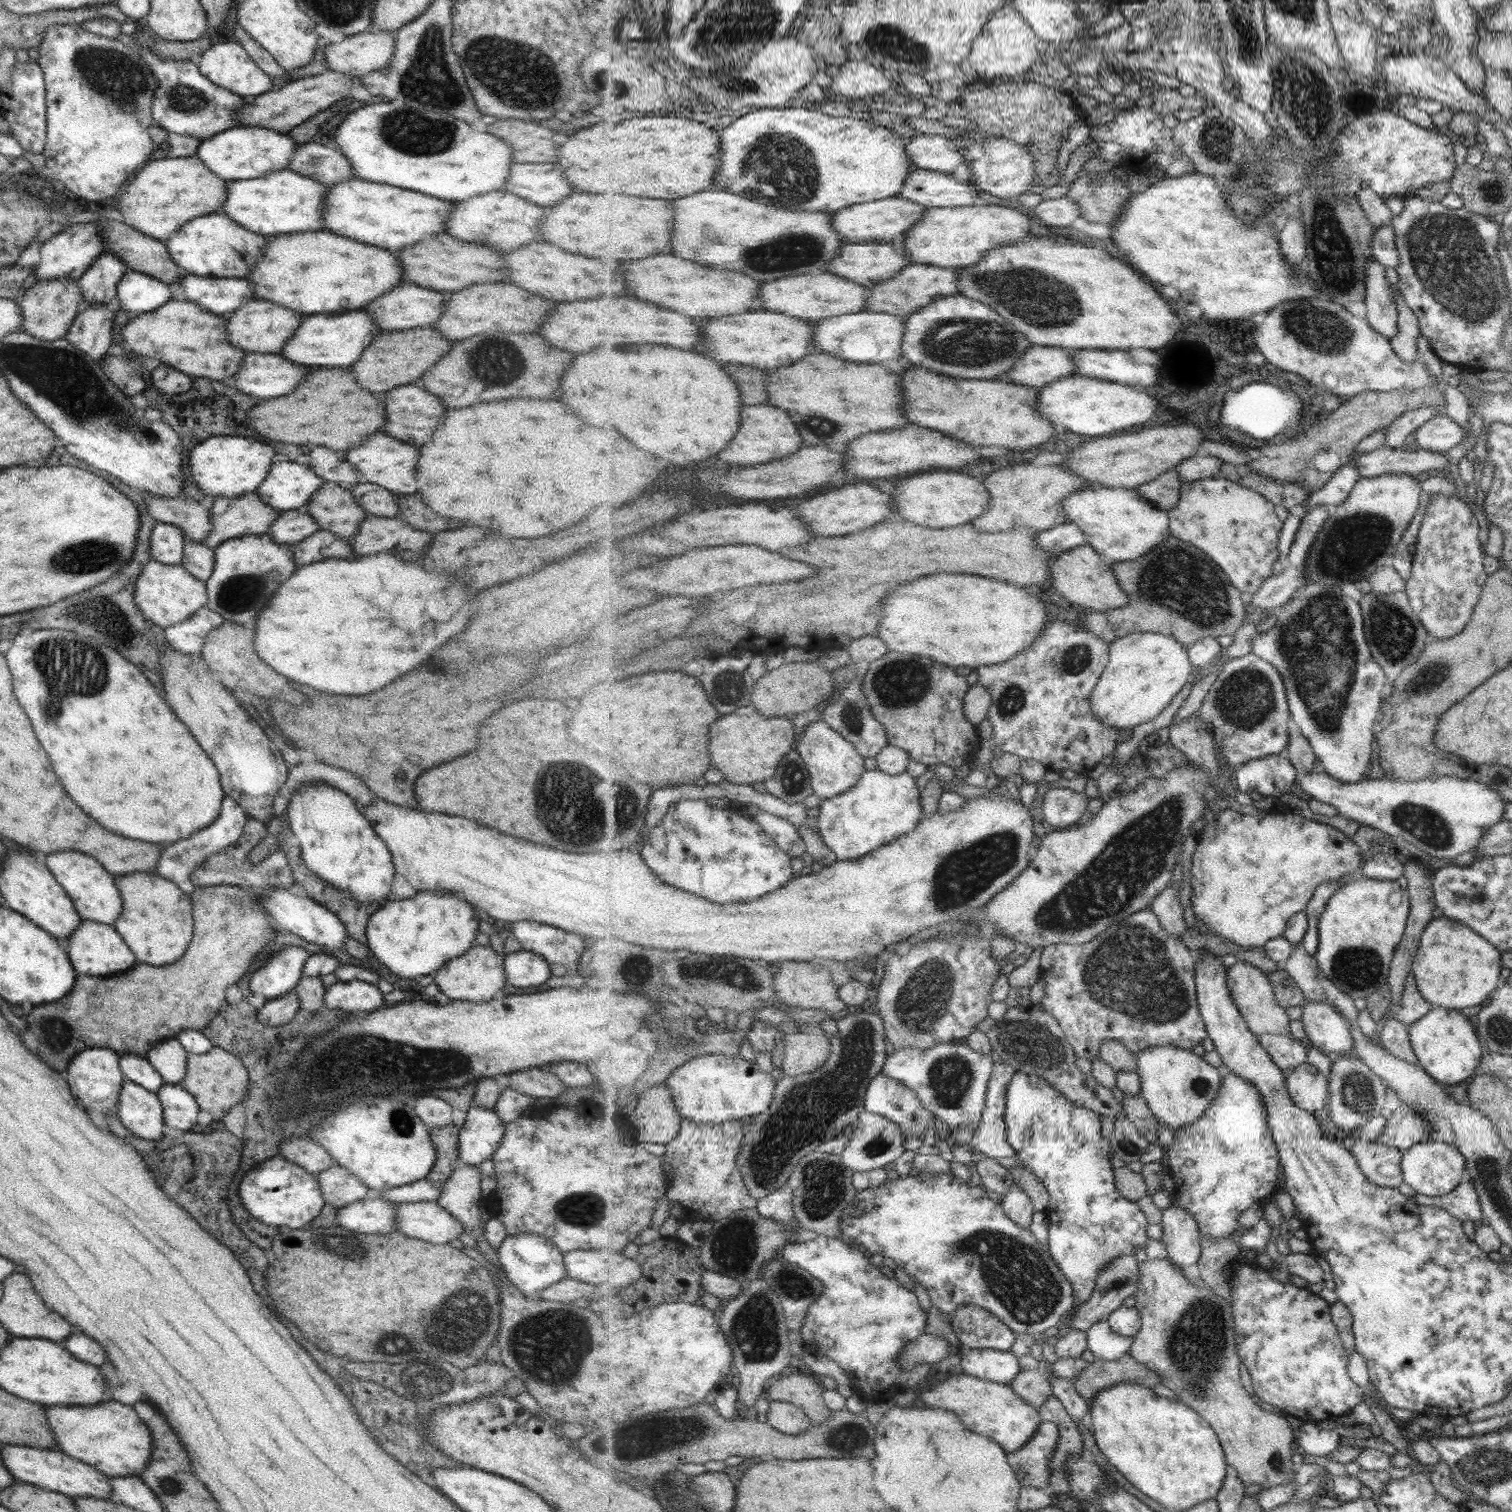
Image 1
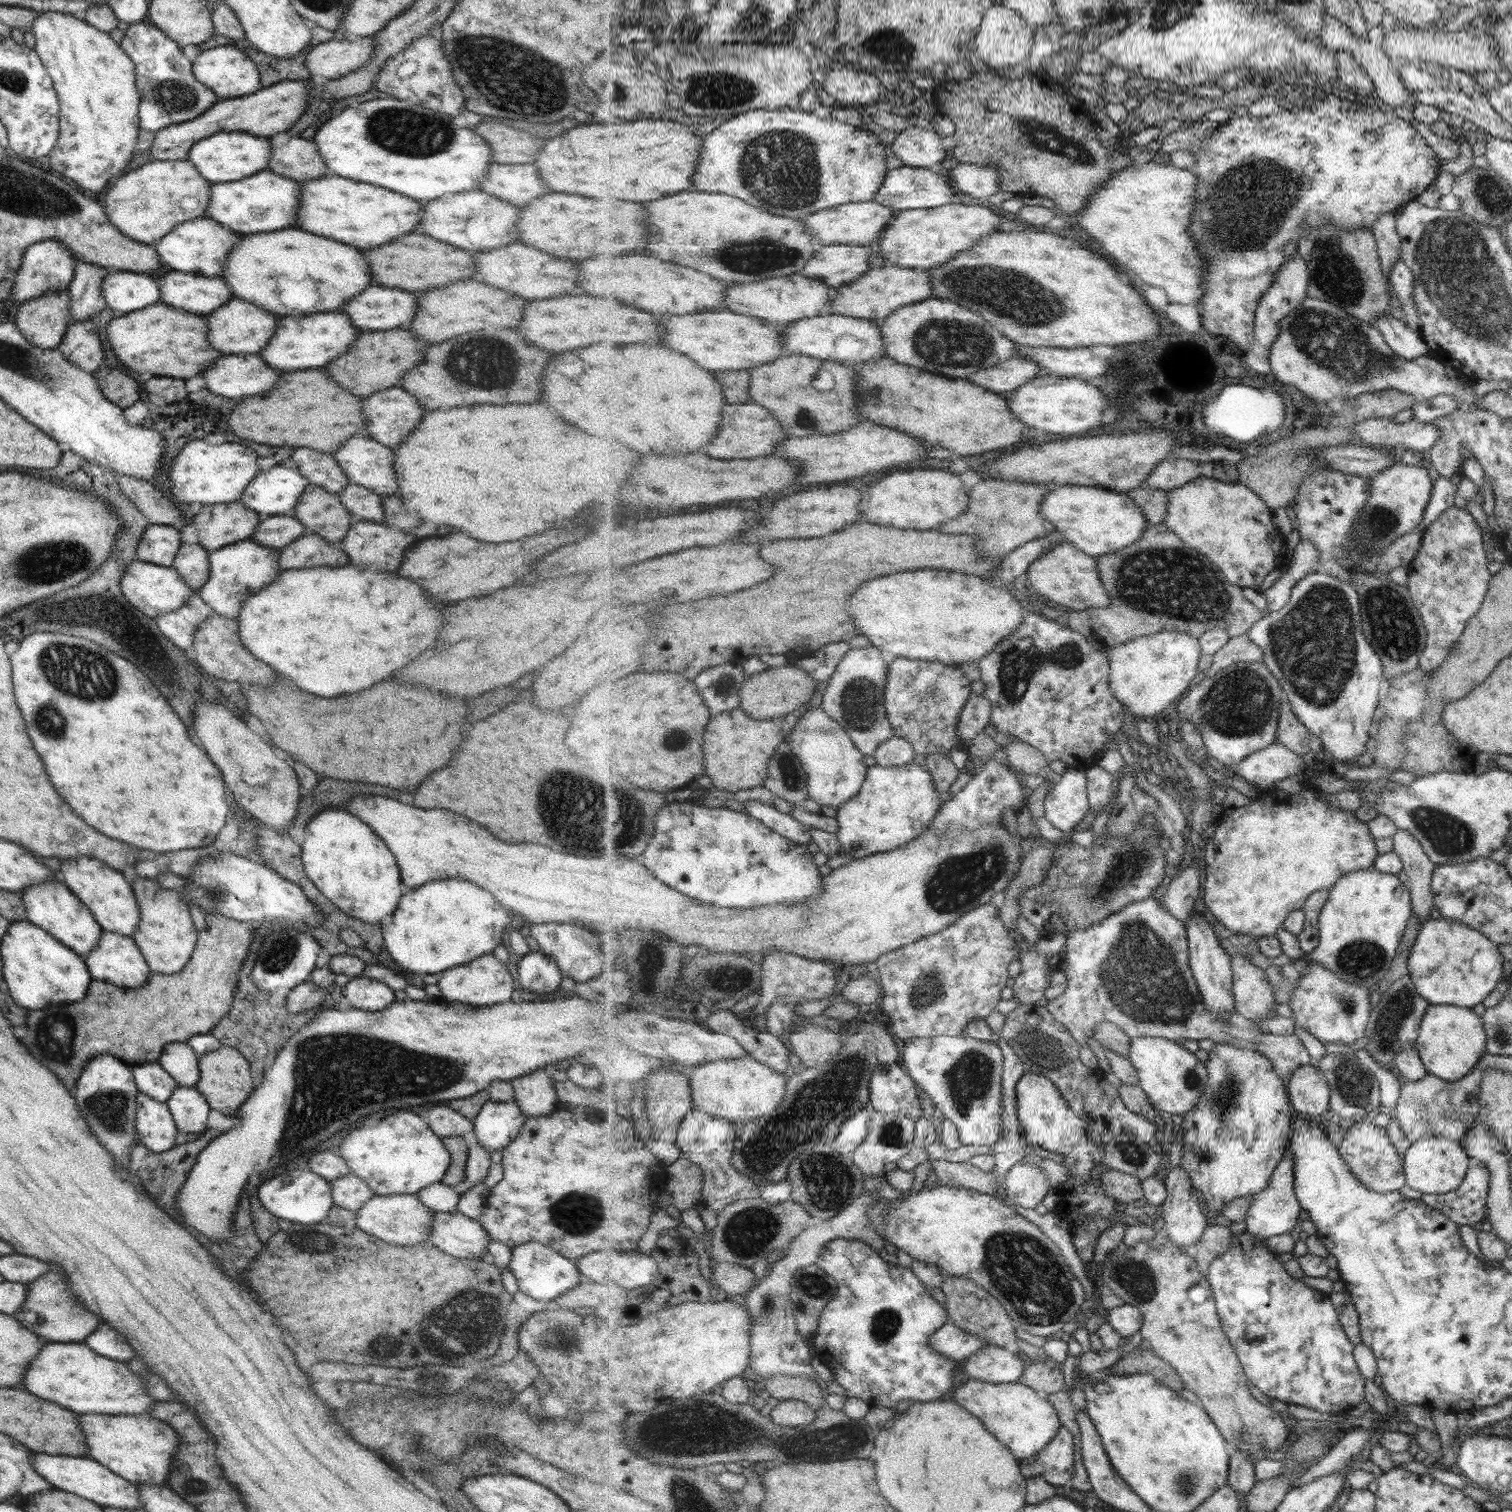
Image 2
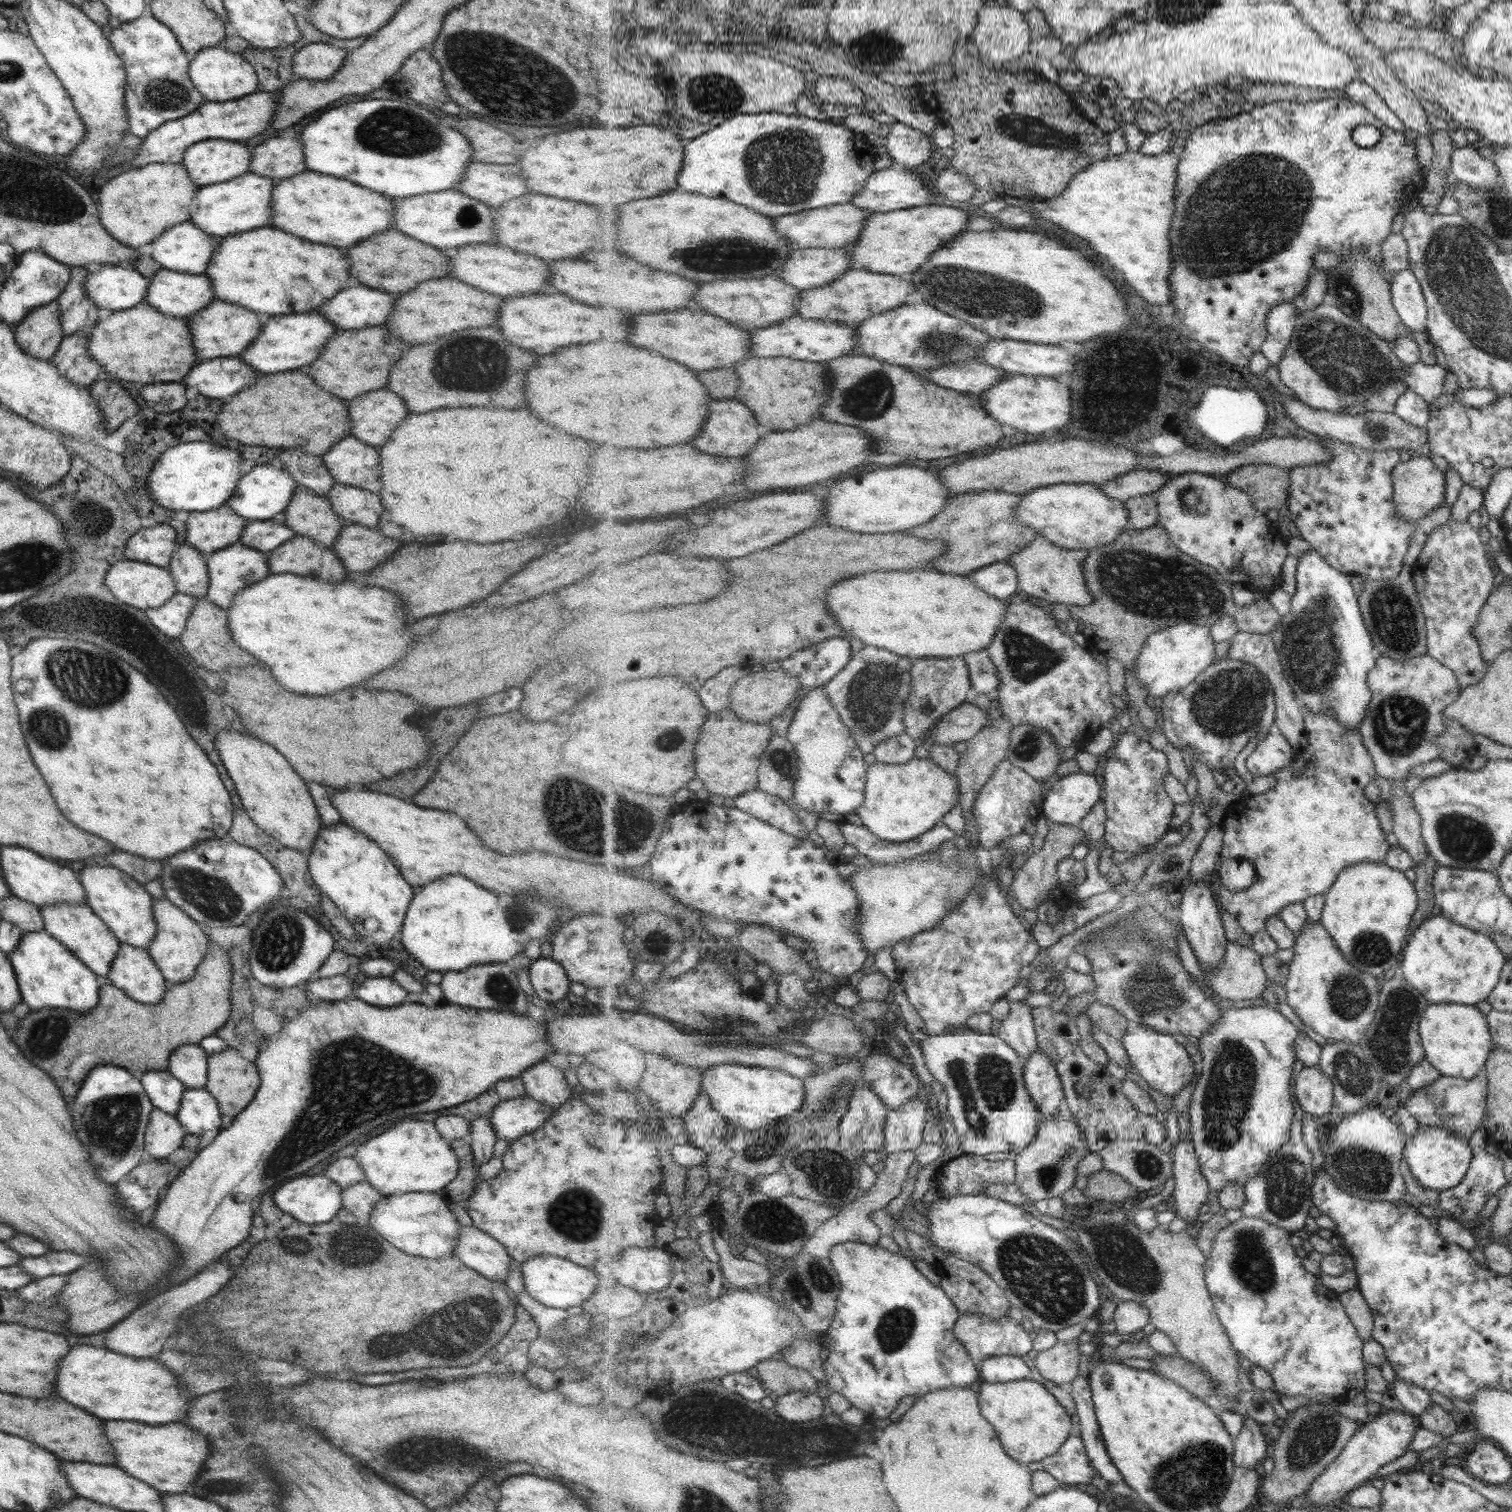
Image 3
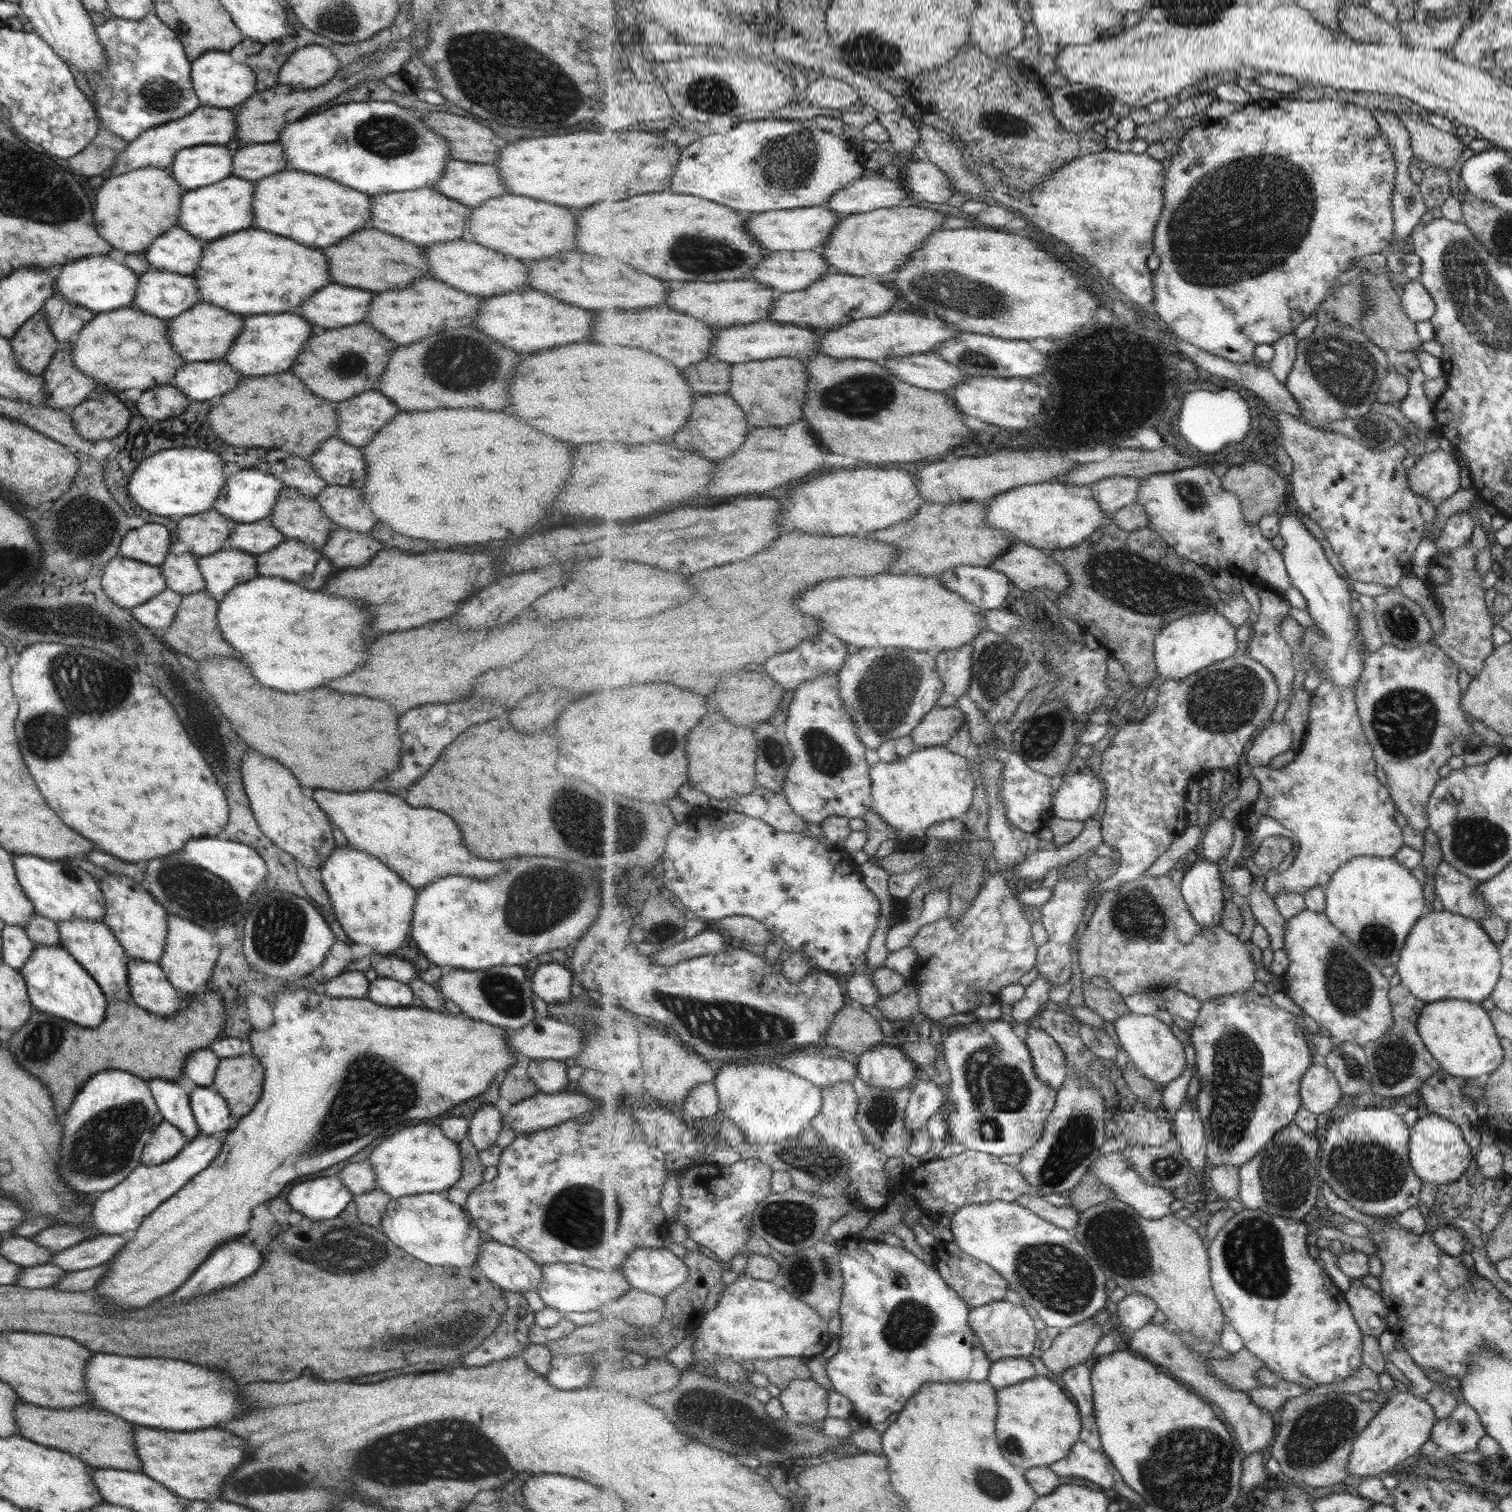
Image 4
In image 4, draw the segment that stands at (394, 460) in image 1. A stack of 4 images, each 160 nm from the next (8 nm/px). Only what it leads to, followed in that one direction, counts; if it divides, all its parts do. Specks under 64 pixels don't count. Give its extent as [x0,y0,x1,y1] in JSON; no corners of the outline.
[308,437,365,489]

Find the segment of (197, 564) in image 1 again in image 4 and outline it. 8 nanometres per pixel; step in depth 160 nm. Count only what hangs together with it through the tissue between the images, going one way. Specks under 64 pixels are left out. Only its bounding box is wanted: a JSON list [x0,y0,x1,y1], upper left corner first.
[159,553,205,595]

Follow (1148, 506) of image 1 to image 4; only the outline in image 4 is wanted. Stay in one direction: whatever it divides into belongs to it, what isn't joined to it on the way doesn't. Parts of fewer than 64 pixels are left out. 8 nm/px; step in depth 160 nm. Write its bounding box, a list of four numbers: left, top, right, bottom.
[986,482,1113,552]

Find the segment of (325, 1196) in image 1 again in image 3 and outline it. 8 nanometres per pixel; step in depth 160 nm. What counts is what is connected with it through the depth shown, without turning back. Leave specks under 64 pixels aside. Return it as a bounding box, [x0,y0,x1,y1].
[340,1180,383,1224]

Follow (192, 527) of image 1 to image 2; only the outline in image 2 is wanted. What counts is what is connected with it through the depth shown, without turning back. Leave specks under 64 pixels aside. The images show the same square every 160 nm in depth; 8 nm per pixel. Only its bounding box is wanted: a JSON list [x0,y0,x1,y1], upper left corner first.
[116,473,183,526]

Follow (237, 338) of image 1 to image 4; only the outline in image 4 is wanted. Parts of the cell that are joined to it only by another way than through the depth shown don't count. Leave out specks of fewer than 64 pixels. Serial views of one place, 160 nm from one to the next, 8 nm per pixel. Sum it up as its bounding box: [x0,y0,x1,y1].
[167,301,243,362]

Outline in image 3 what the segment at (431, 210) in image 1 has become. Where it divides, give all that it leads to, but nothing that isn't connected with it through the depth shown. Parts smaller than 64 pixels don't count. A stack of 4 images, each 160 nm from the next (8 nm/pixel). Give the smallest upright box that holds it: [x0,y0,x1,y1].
[271,171,393,248]

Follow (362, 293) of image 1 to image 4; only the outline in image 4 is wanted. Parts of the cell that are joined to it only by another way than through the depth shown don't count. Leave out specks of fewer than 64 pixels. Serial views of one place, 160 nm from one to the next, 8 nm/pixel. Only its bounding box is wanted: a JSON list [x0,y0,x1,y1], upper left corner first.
[191,227,329,315]

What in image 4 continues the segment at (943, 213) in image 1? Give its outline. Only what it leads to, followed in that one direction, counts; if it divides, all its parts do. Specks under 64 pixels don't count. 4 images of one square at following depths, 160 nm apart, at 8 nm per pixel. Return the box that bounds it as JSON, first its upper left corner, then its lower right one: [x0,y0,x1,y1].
[823,204,944,280]

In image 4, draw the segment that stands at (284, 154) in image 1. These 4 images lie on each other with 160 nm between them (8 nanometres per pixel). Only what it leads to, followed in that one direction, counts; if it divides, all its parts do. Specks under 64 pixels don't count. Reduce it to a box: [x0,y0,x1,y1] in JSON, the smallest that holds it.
[168,146,232,190]

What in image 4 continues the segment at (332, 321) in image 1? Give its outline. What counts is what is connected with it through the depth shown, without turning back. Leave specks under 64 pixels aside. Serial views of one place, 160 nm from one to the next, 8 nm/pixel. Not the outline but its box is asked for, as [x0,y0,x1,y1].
[222,312,316,376]

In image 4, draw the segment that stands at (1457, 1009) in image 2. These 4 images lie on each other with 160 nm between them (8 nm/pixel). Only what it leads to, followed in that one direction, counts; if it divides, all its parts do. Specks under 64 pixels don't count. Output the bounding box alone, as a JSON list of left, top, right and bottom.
[1417,999,1502,1080]

